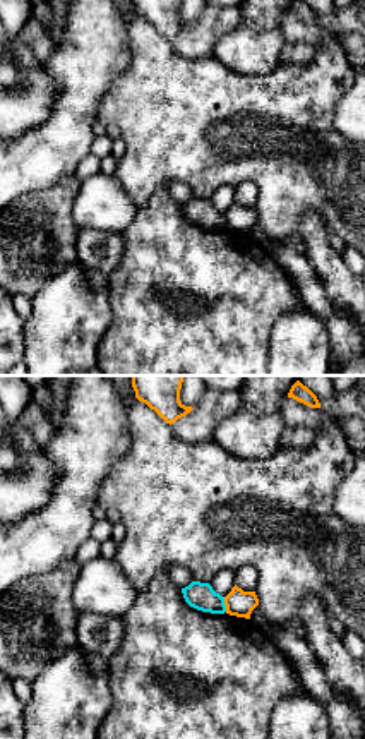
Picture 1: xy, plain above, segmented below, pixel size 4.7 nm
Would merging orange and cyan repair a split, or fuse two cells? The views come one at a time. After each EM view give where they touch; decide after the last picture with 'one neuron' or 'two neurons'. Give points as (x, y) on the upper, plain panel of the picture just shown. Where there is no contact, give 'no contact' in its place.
contact (225, 220)

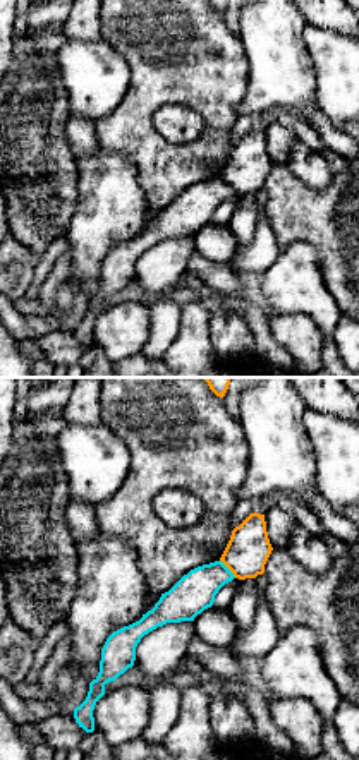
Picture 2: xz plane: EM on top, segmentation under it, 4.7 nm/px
contact (227, 182)

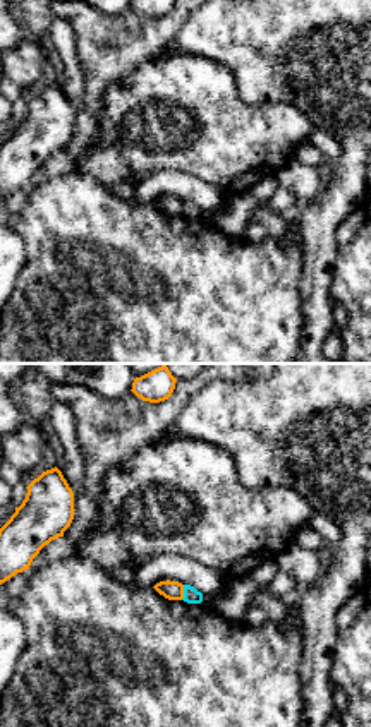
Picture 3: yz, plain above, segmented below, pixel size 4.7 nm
contact (182, 208)

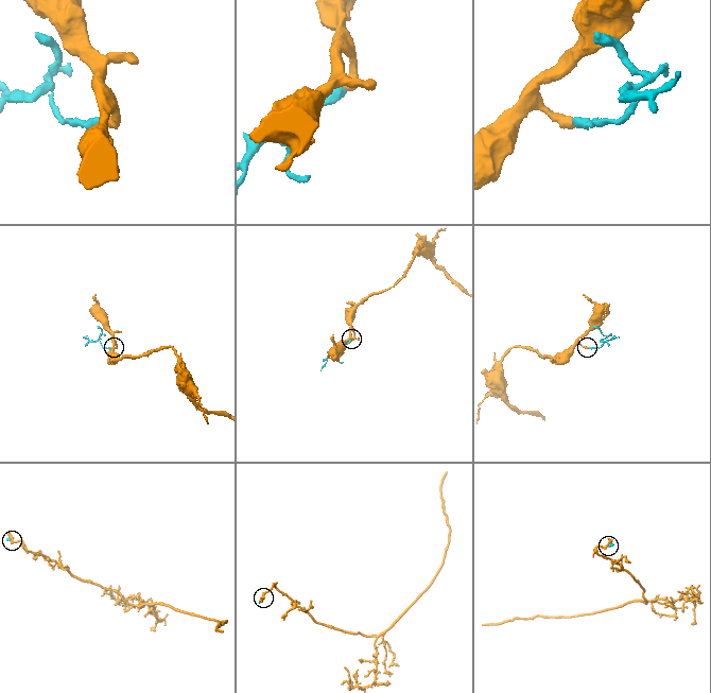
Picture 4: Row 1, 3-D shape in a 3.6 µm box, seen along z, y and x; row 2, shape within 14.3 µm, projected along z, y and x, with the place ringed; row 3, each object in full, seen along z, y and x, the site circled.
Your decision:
two neurons

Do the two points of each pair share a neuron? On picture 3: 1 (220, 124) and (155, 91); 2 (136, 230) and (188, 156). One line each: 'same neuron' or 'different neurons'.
1: same neuron
2: different neurons

